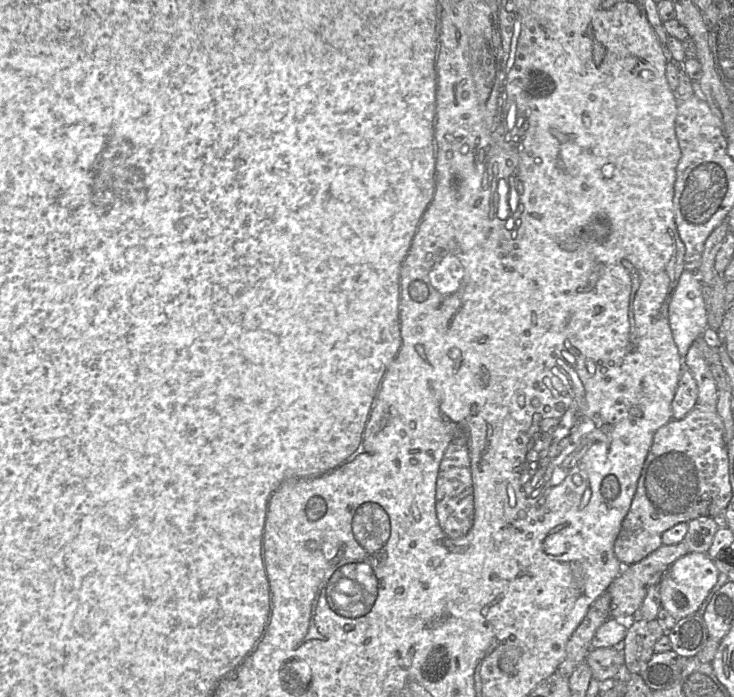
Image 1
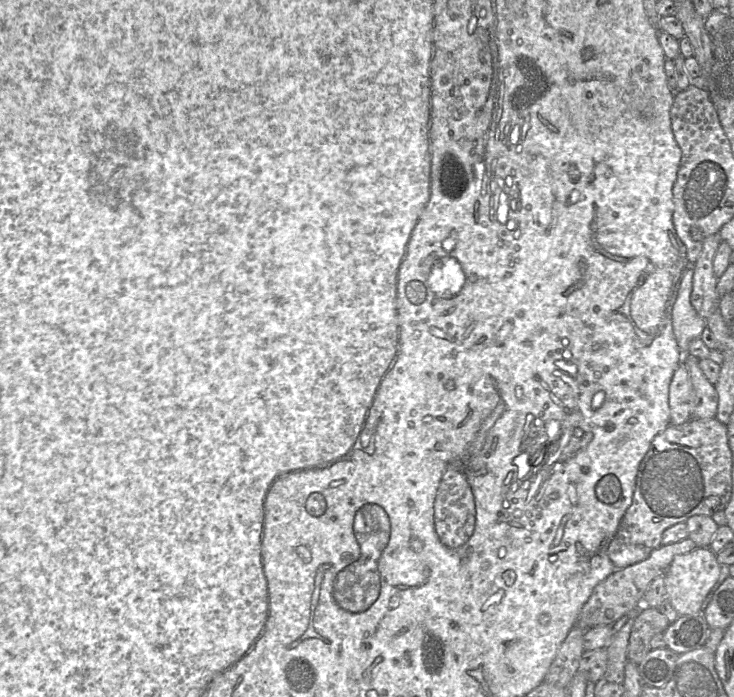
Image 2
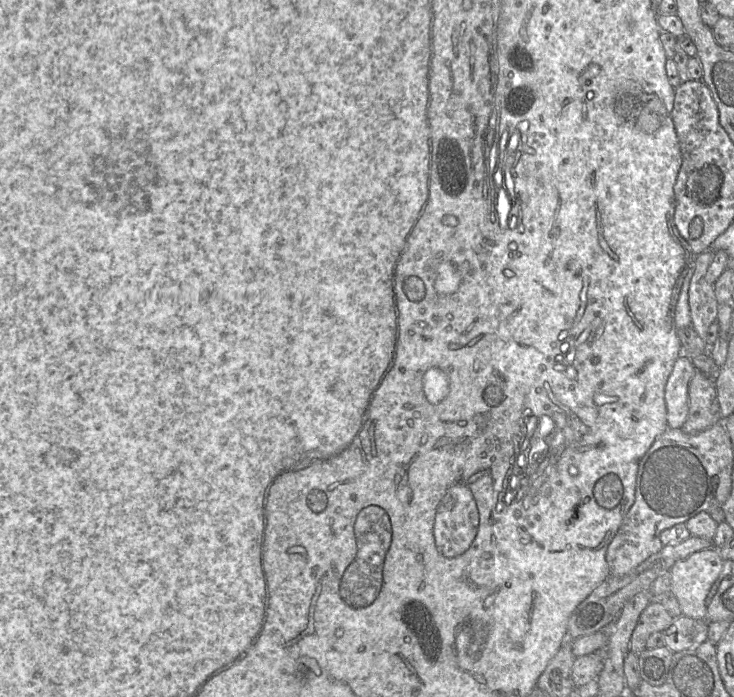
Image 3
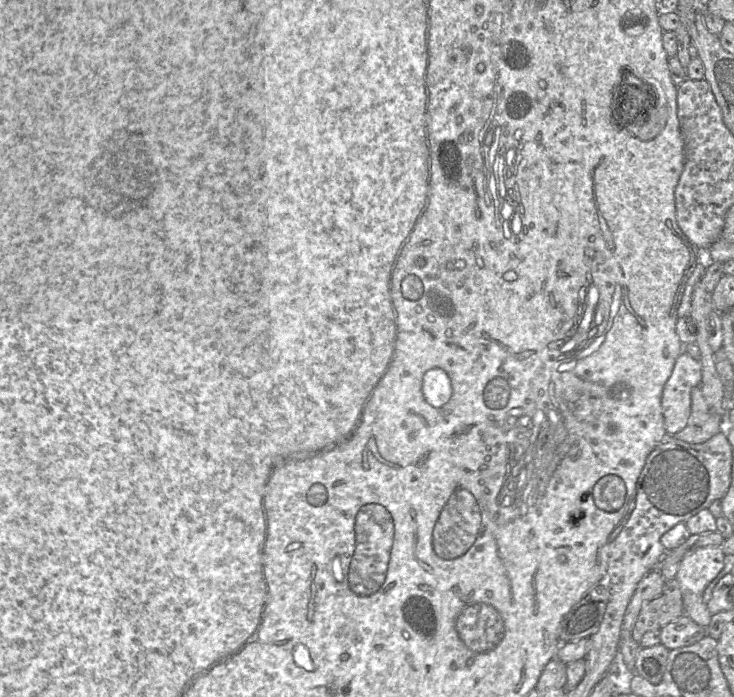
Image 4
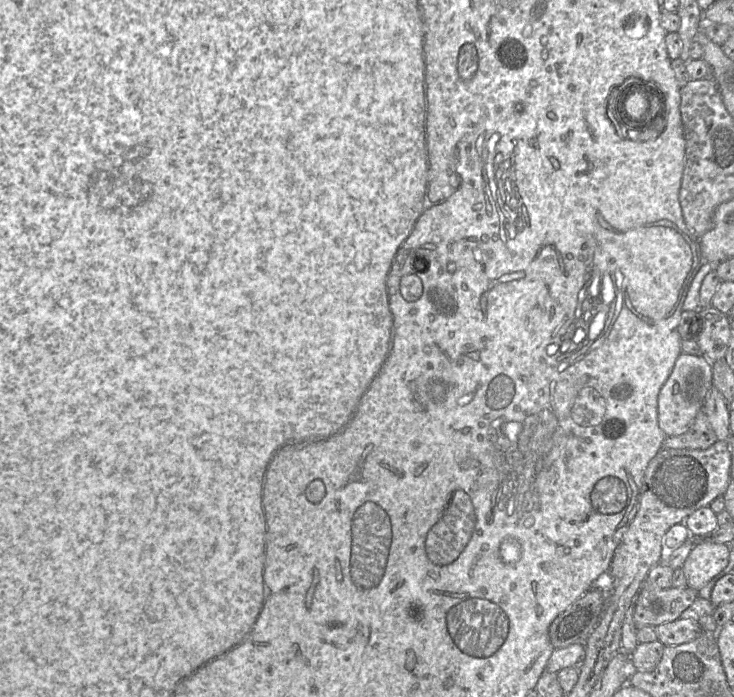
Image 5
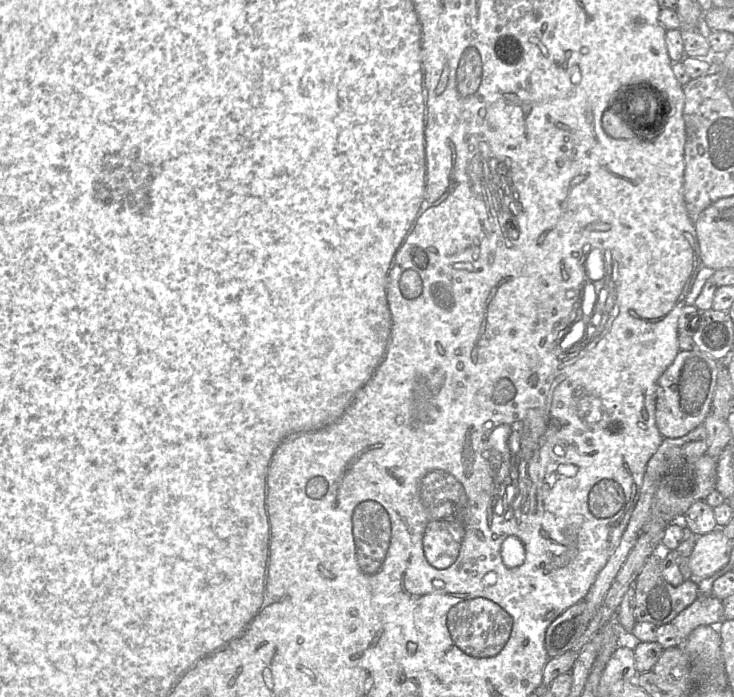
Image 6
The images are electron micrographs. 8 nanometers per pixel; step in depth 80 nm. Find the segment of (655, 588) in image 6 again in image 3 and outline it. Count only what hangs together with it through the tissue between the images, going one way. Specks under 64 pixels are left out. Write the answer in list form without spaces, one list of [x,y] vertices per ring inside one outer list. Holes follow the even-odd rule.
[[[652,601],[641,613],[632,633],[629,650],[640,655],[654,632],[664,632],[675,620],[659,601]]]

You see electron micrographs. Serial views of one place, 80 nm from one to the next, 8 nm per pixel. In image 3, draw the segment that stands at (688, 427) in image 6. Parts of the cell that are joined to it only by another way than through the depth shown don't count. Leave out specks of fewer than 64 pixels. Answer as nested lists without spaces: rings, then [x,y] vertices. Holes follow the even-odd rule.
[[[687,354],[676,360],[665,387],[668,428],[681,429],[689,413],[689,384],[696,369]]]

